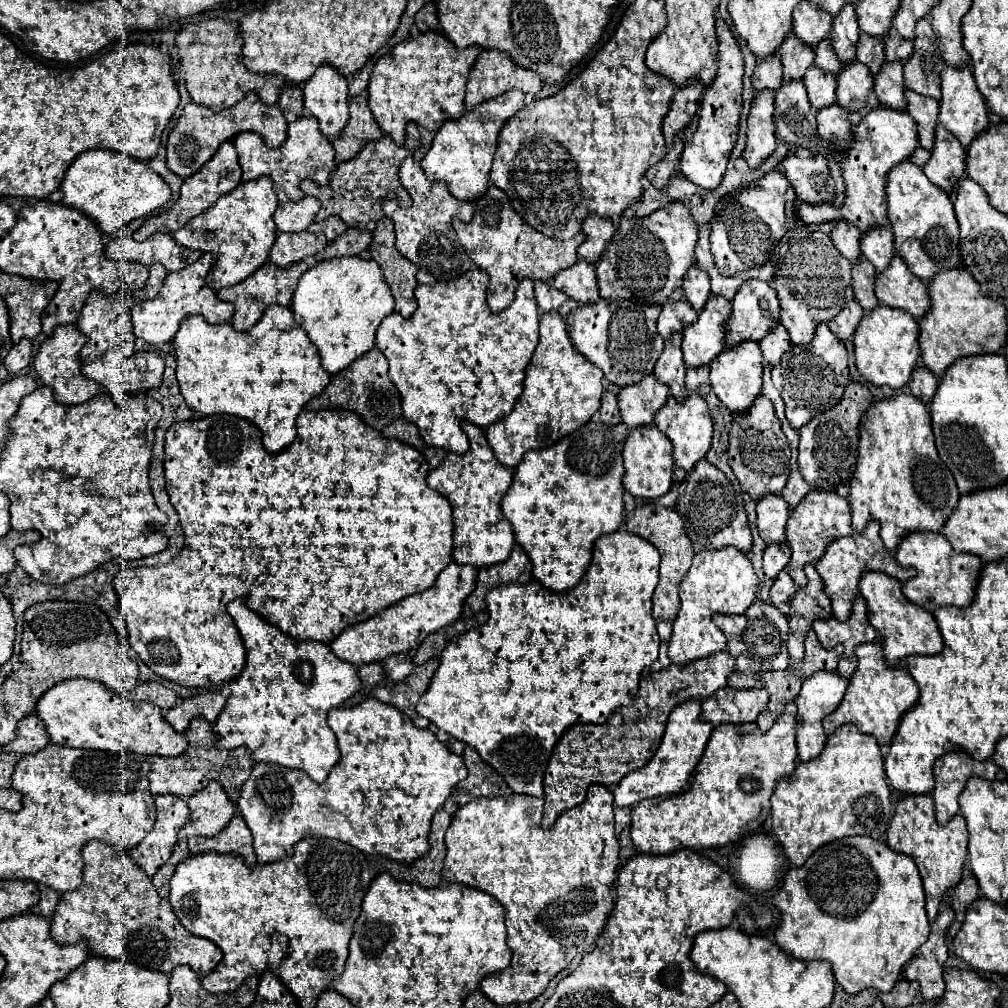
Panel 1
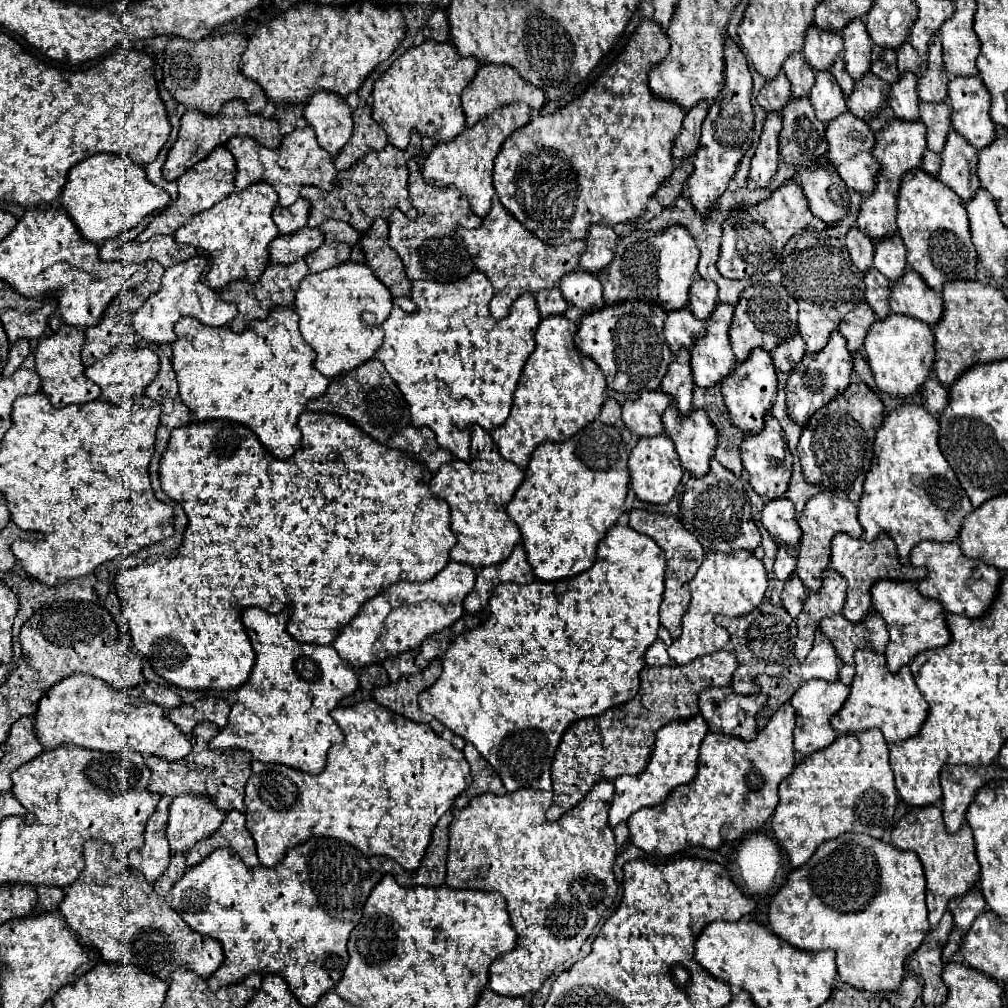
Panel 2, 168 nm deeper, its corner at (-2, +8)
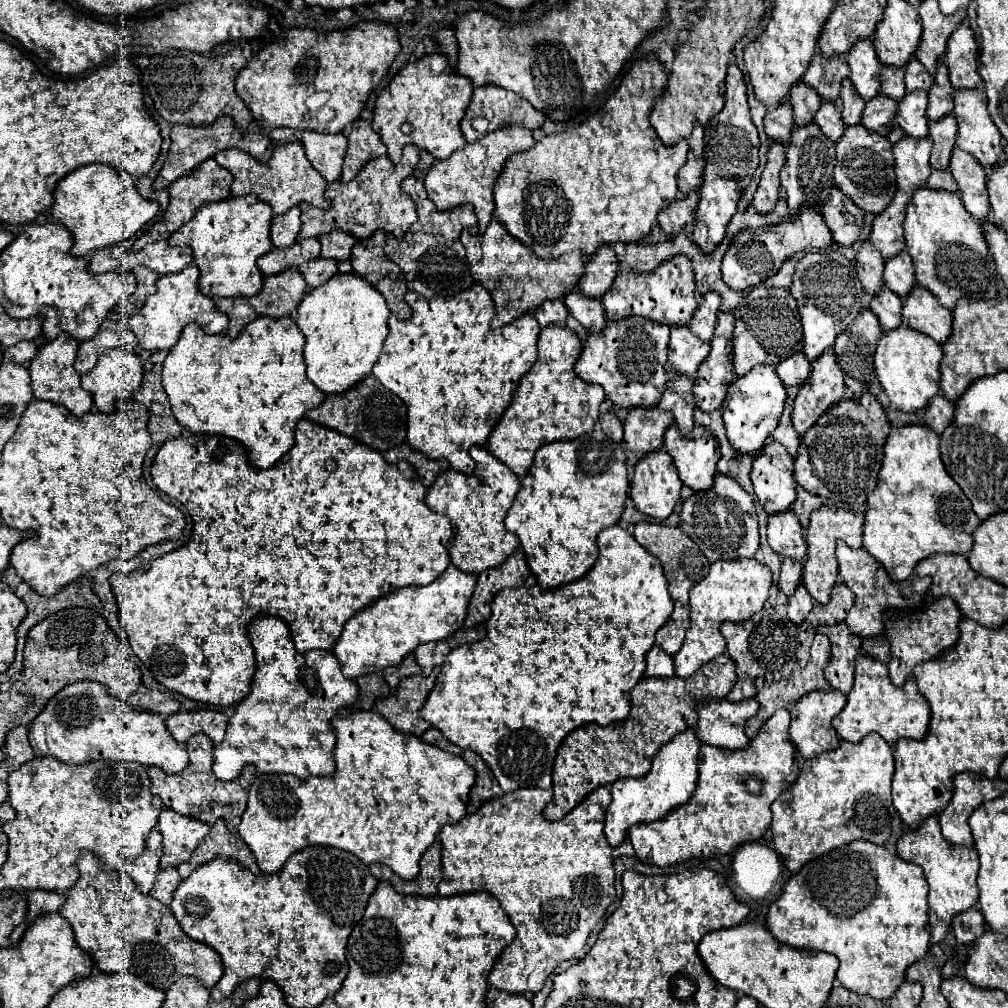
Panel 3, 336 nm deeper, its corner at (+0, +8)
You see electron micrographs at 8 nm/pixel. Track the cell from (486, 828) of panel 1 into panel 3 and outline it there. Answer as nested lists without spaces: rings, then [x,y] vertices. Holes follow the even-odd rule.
[[[600,787],[574,807],[564,819],[548,821],[542,815],[548,803],[544,789],[518,789],[502,797],[490,799],[476,813],[466,815],[460,823],[444,825],[438,831],[442,845],[442,881],[438,895],[450,897],[456,893],[486,891],[496,897],[516,927],[514,941],[500,953],[496,965],[488,975],[488,983],[508,993],[536,993],[544,979],[556,969],[560,961],[572,959],[580,953],[592,929],[604,917],[608,905],[616,897],[612,847],[602,831],[604,815],[610,805],[610,787]]]

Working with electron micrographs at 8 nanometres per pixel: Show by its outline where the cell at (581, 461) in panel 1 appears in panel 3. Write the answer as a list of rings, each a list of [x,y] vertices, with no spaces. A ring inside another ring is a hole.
[[[600,427],[592,433],[582,435],[574,441],[556,441],[540,447],[536,451],[534,463],[528,475],[520,483],[520,491],[504,519],[508,531],[512,531],[526,553],[526,561],[536,575],[542,589],[554,589],[564,583],[572,583],[590,571],[598,559],[596,537],[602,529],[612,527],[620,521],[624,511],[624,501],[628,497],[628,475],[626,475],[626,455],[620,443],[608,439]]]

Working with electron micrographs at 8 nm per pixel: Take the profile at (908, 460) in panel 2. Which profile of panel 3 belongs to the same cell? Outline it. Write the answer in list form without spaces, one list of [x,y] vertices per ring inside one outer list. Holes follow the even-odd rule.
[[[922,425],[894,427],[884,445],[878,487],[868,497],[864,521],[864,549],[888,571],[896,583],[906,581],[914,567],[938,553],[968,555],[972,533],[982,521],[940,459],[940,437]]]

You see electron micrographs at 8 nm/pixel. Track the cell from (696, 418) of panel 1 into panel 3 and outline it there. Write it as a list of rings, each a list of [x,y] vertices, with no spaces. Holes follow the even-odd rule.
[[[668,427],[664,435],[664,447],[674,459],[680,481],[694,491],[708,491],[714,483],[716,463],[720,459],[720,449],[710,433],[696,439],[682,437],[678,427]]]

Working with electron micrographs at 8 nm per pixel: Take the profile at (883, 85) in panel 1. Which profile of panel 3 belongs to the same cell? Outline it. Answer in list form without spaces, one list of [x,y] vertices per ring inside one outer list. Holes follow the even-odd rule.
[[[916,91],[908,93],[896,113],[896,123],[904,129],[906,135],[912,135],[916,139],[928,137],[928,117],[926,117],[926,107],[928,107],[928,93]]]

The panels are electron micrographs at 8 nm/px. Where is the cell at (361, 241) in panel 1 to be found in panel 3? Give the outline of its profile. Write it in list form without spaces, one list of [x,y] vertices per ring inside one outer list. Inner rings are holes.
[[[322,257],[312,259],[312,261],[308,261],[308,263],[302,263],[298,269],[300,269],[302,277],[306,279],[308,289],[314,289],[314,287],[324,285],[324,283],[326,283],[330,277],[334,277],[336,271],[338,271],[336,261],[332,261],[332,259],[322,259]]]

